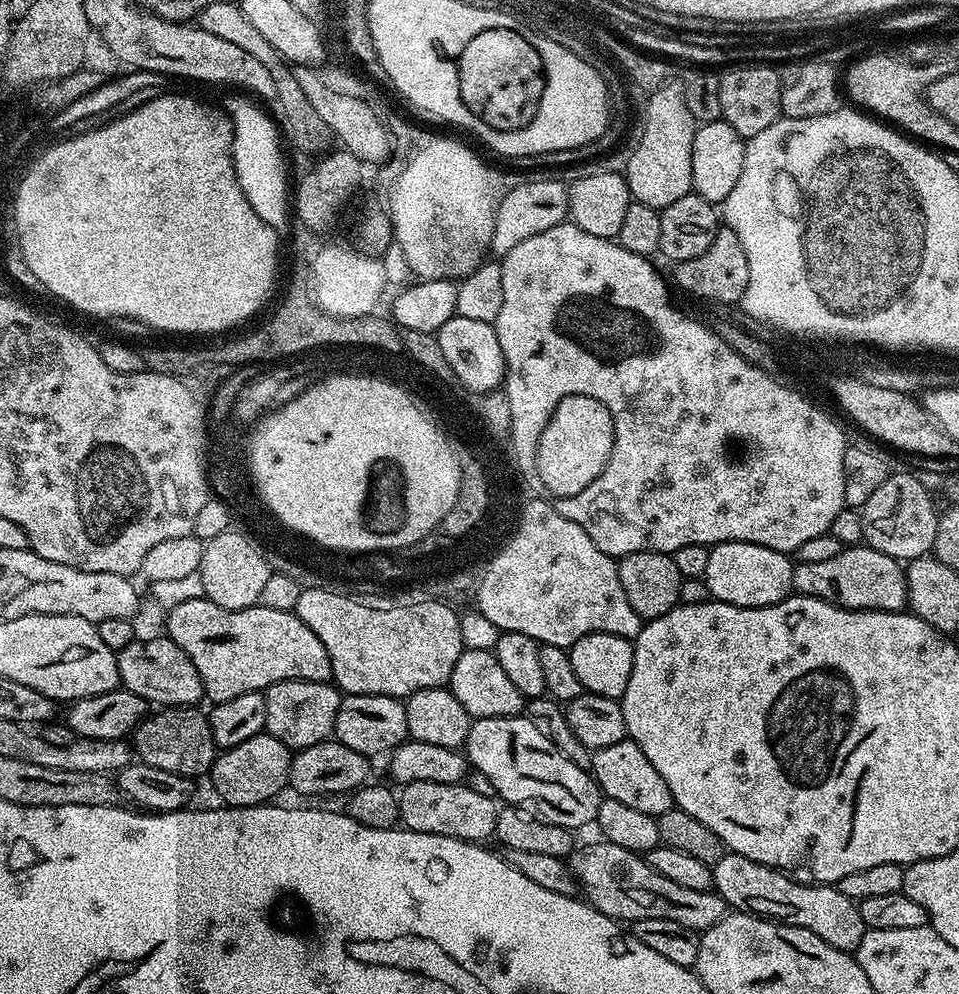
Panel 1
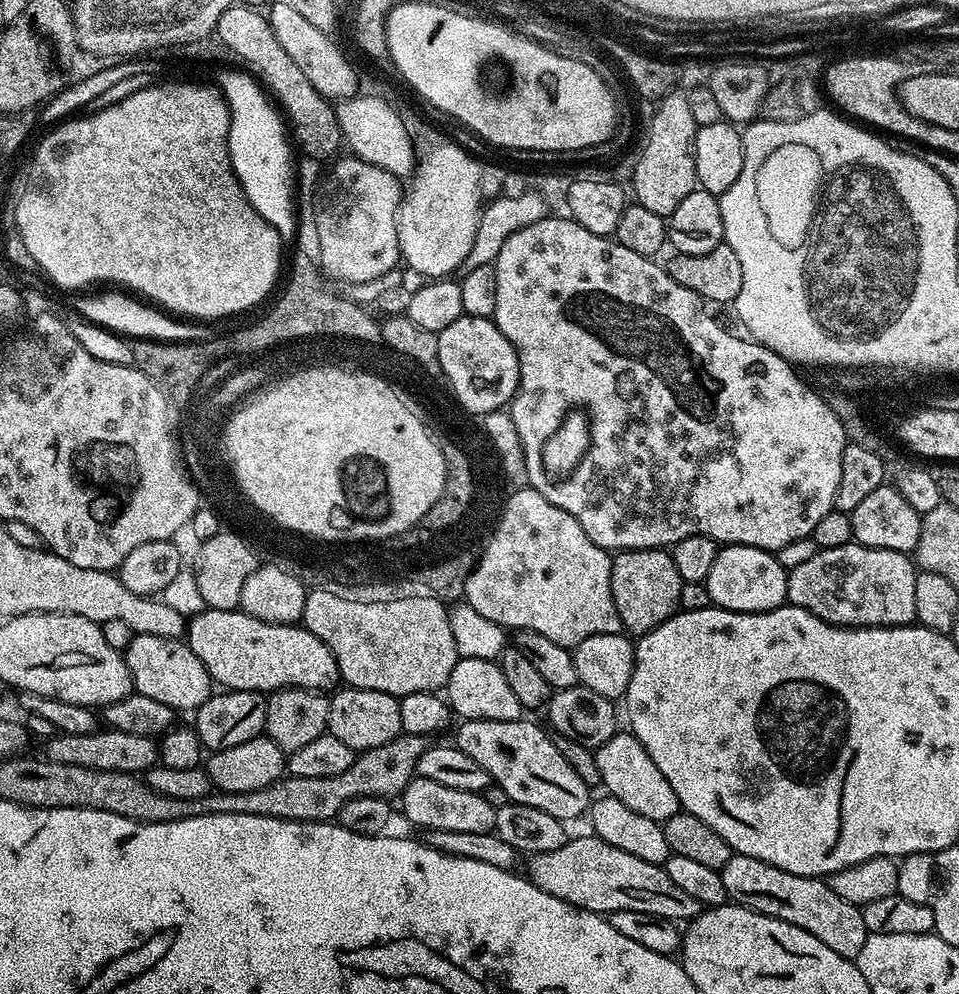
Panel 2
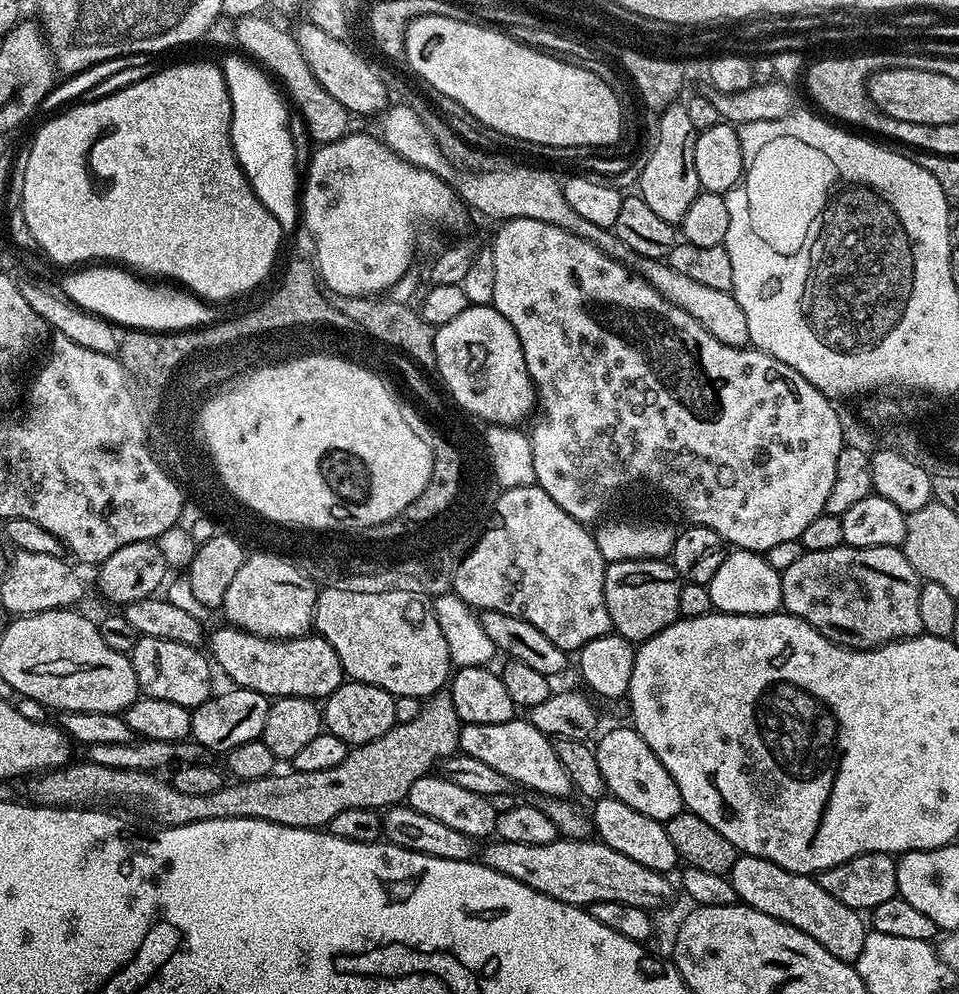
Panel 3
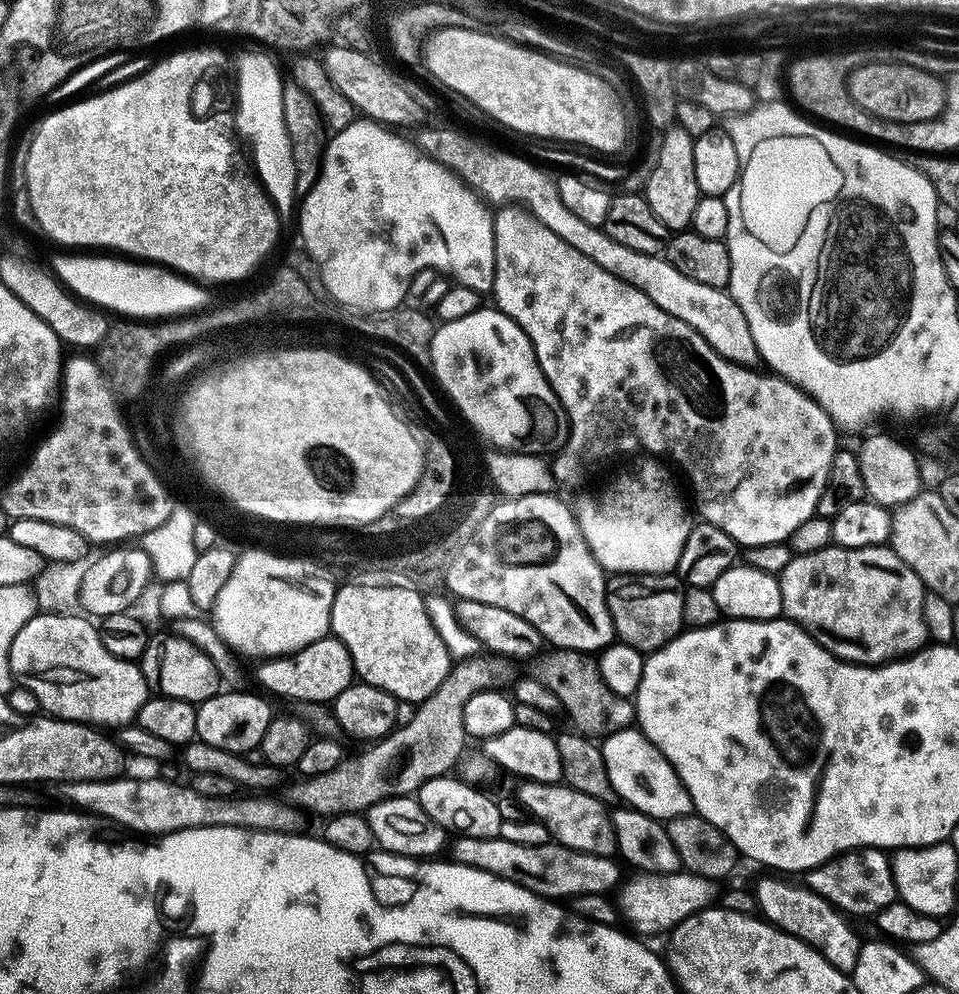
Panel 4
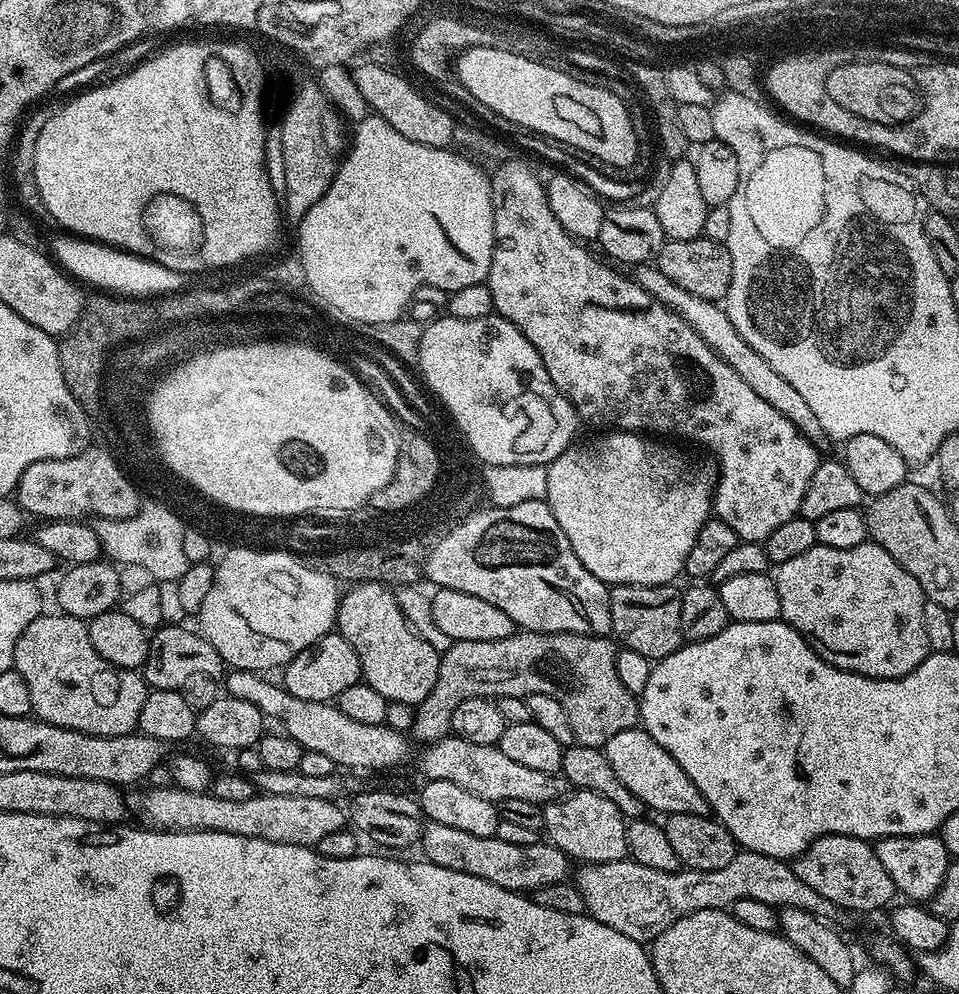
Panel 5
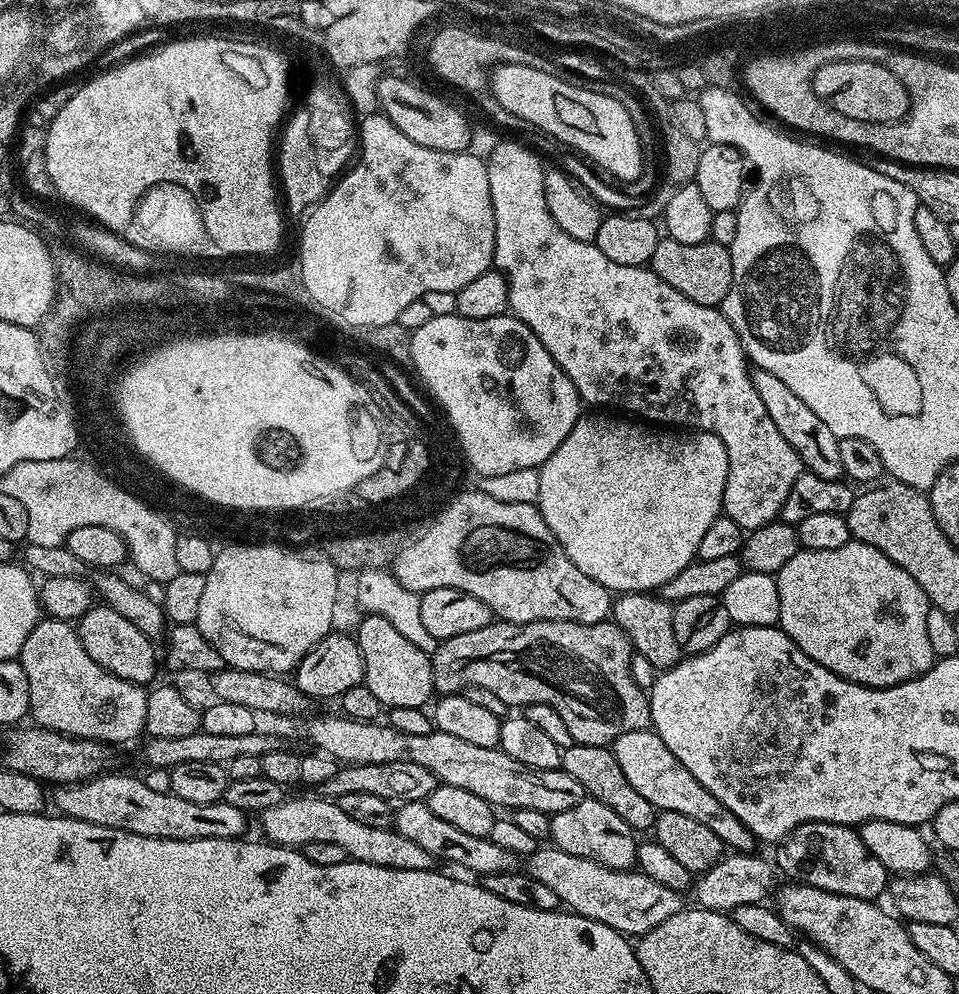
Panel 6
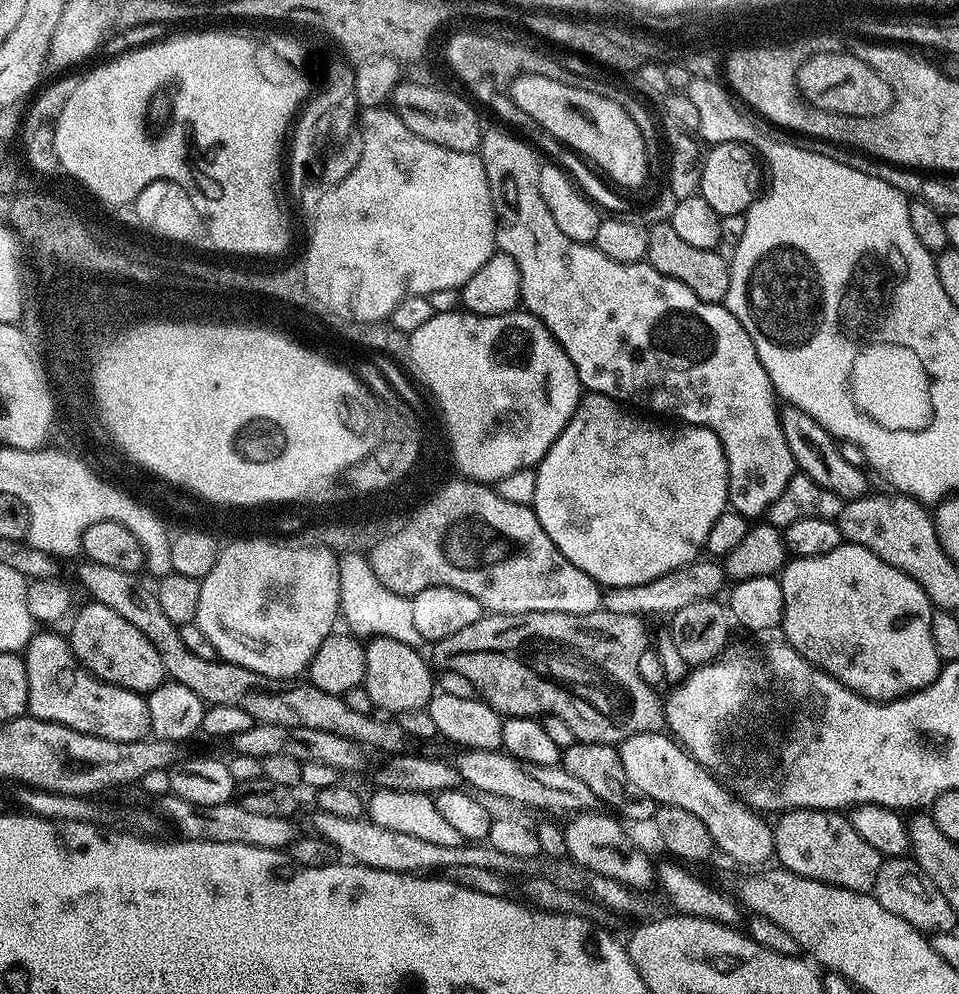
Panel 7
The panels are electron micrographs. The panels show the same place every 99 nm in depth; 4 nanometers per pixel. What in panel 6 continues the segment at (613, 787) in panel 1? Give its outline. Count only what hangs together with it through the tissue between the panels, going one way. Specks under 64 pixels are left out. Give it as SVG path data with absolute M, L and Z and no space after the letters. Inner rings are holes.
M655 731L622 734L622 738L618 738L616 743L611 745L611 749L630 786L634 786L634 790L644 795L646 802L653 804L656 809L661 812L674 810L678 814L695 818L708 829L714 830L714 834L722 838L725 849L733 853L752 852L754 846L757 847L758 841L752 832L746 830L746 826L742 826L742 822L738 822L738 818L734 818L734 814L730 814L730 810L726 810L726 806L722 806L722 802L718 802L718 798L714 798L714 794L706 790L706 786L697 782L694 774L690 774L690 770L686 770L686 766L682 766L682 762L678 762L674 754L670 754L670 750Z

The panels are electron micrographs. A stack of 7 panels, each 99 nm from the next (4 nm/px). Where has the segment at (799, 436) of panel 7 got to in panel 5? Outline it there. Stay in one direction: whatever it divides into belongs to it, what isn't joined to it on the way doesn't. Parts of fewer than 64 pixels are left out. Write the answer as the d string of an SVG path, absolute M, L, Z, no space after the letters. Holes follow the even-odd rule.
M640 266L635 272L636 283L651 293L653 299L662 301L673 312L679 312L696 333L735 370L738 378L742 378L742 382L746 382L746 386L750 386L750 390L758 394L758 398L766 398L766 402L770 402L783 416L790 418L790 422L794 422L797 430L809 440L820 442L820 439L825 439L824 428L818 422L814 410L810 410L806 398L802 398L802 394L798 394L798 390L794 390L794 386L790 386L790 382L786 382L786 378L782 378L782 374L778 374L778 370L774 370L774 366L770 366L770 362L766 362L766 358L762 358L762 354L758 354L758 350L754 350L754 346L750 346L750 342L742 338L742 334L738 334L734 322L717 301L703 300L682 290L682 286L674 286L674 282L670 282L670 278L663 276L655 266Z

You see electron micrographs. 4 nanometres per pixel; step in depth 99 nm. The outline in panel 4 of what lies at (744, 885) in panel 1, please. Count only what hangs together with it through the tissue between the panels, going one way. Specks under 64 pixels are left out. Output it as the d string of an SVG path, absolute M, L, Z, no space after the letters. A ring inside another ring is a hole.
M768 880L754 888L754 895L763 919L818 950L818 954L822 954L826 962L834 965L839 972L850 974L854 966L858 966L861 937L856 937L855 930L844 921L847 919L839 909L822 899L817 892L807 886L798 888L794 884L783 884L780 880Z

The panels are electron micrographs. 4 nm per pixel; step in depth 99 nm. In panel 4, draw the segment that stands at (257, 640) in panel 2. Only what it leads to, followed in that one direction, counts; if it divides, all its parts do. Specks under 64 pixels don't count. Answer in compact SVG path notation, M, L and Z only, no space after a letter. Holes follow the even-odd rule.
M331 634L318 642L310 642L310 646L292 653L291 656L268 658L261 664L264 665L257 670L256 676L268 691L285 696L288 700L304 700L305 705L327 705L354 683L350 654L344 643Z

